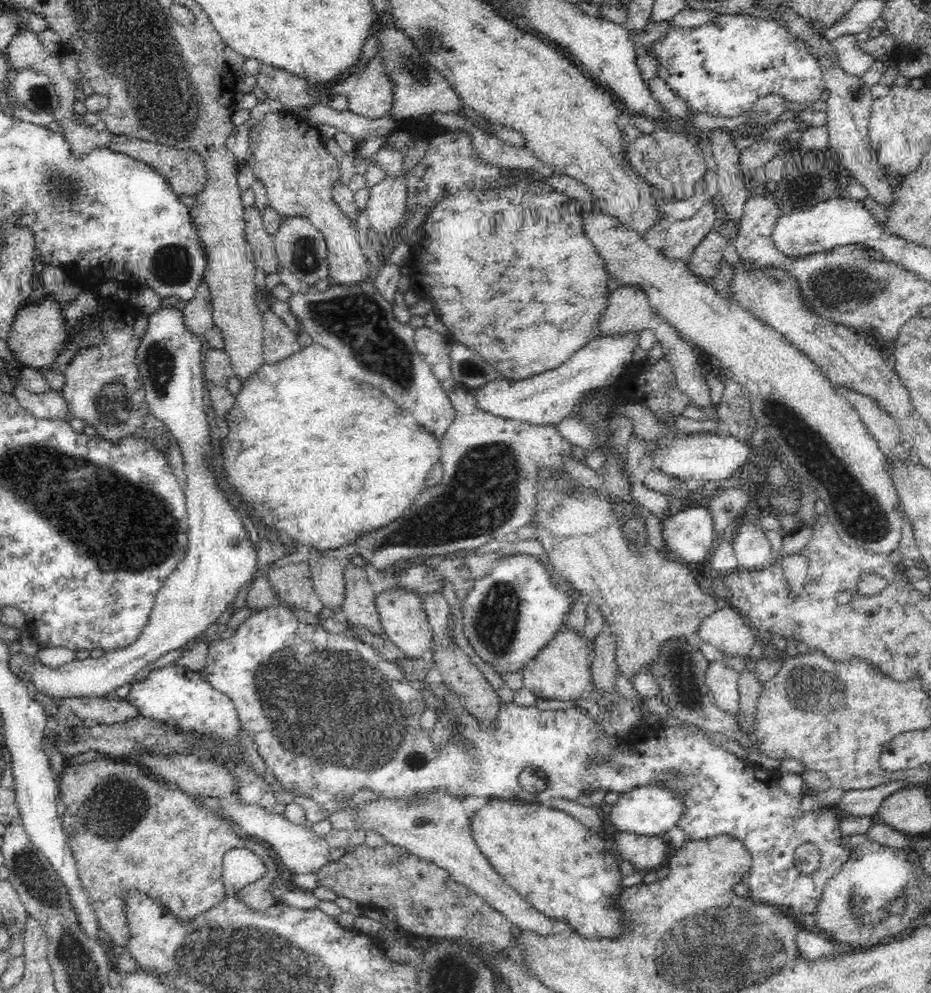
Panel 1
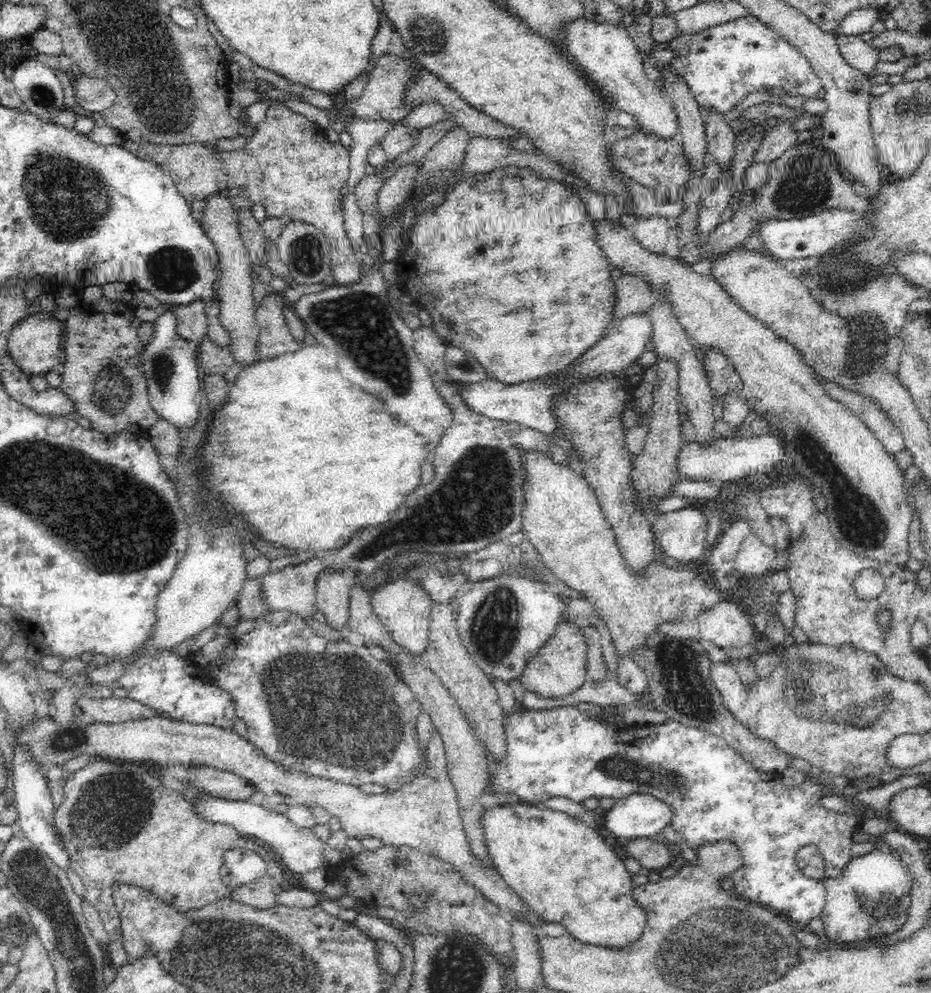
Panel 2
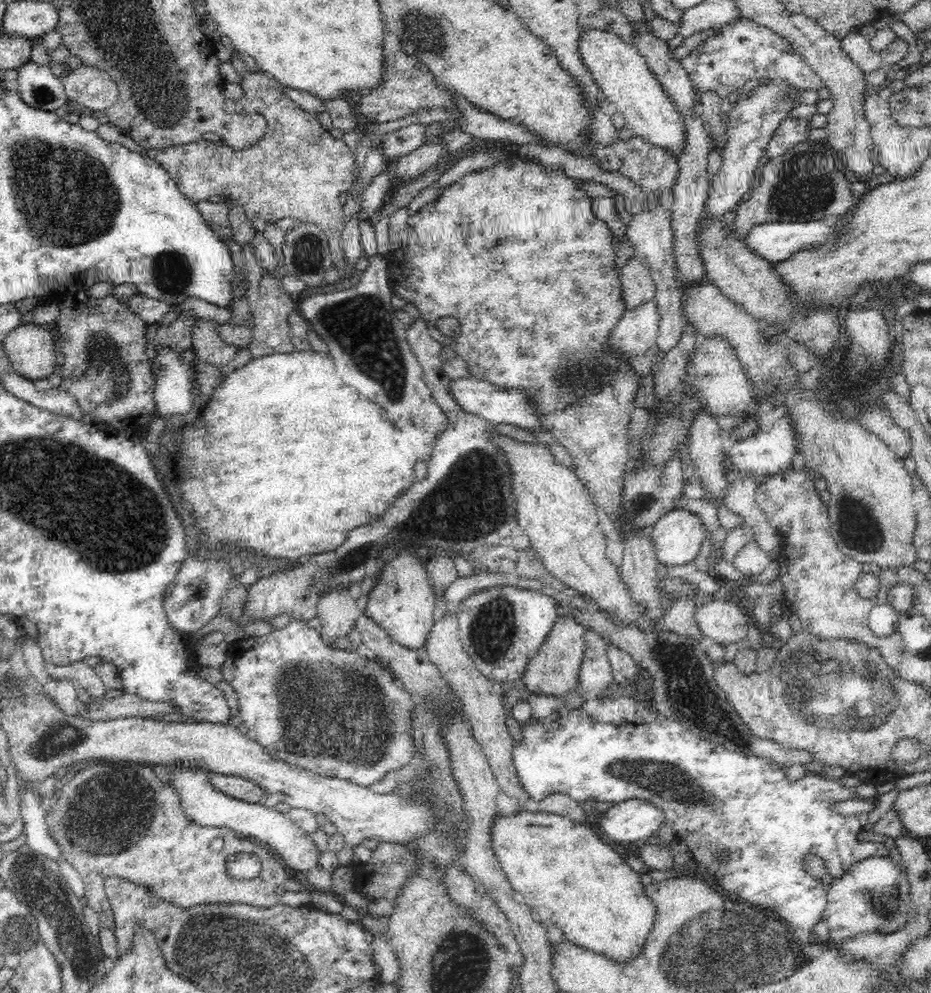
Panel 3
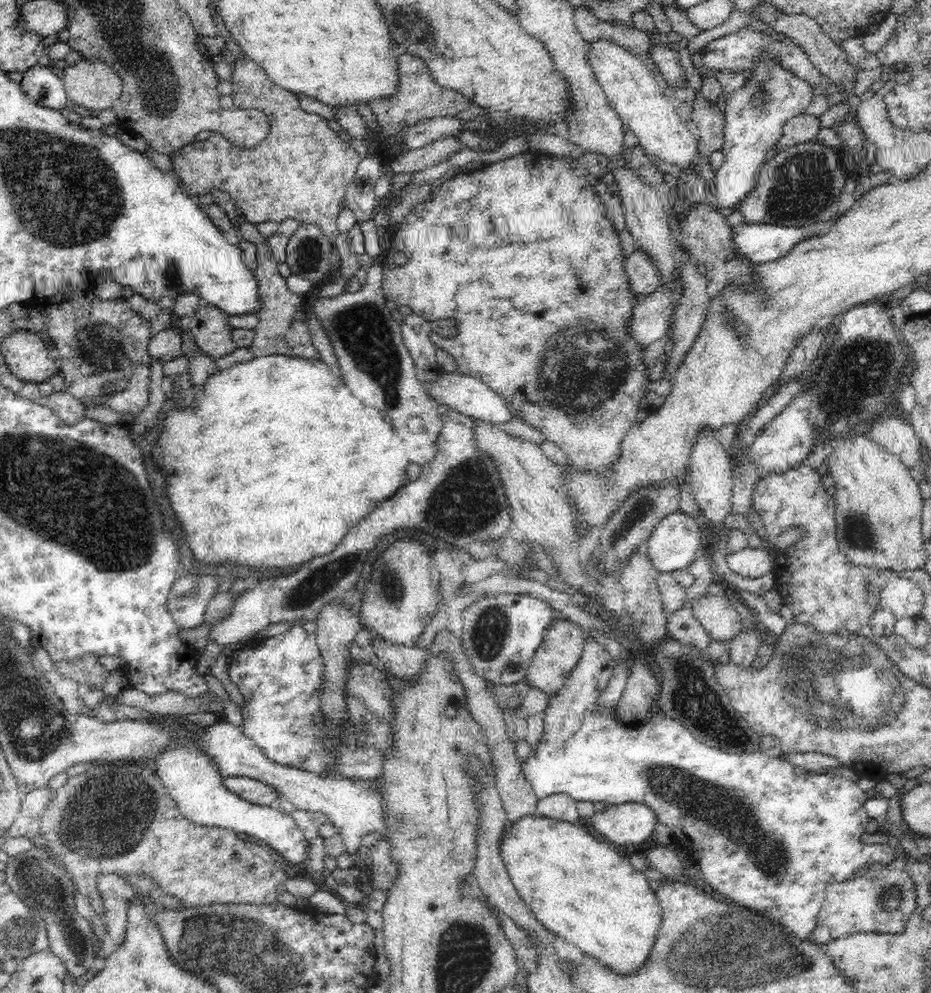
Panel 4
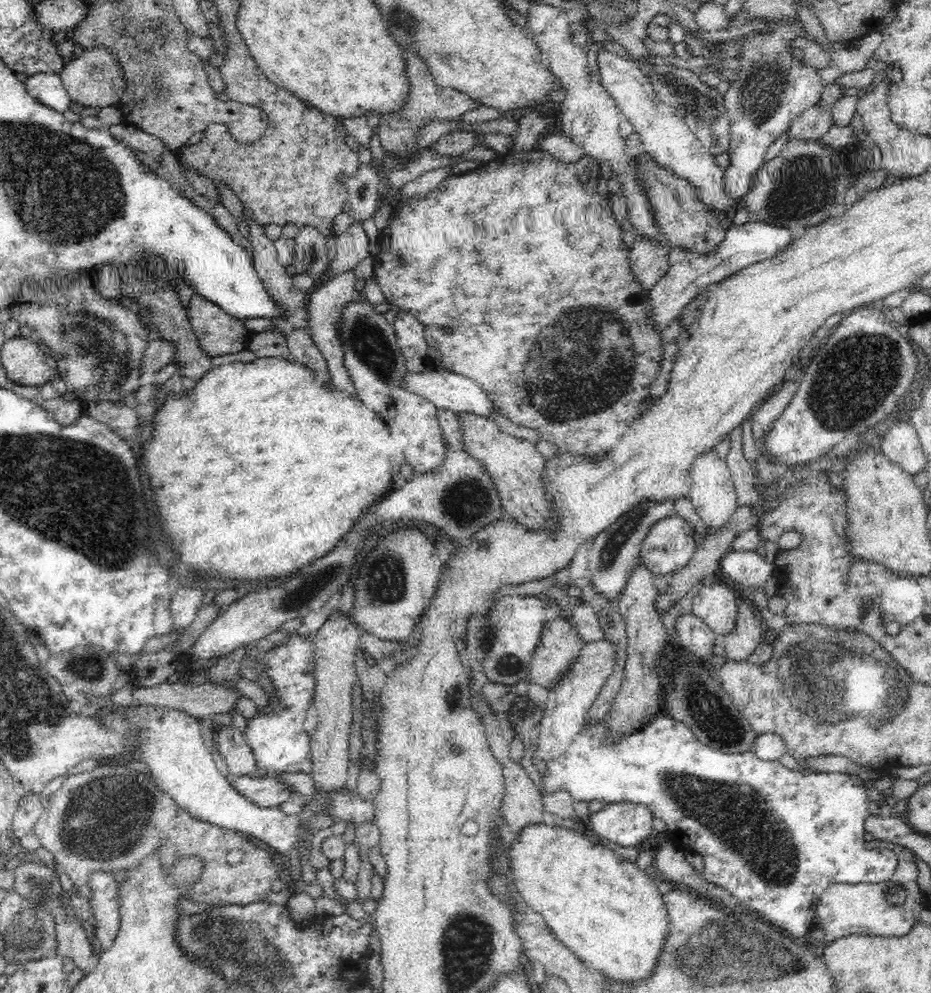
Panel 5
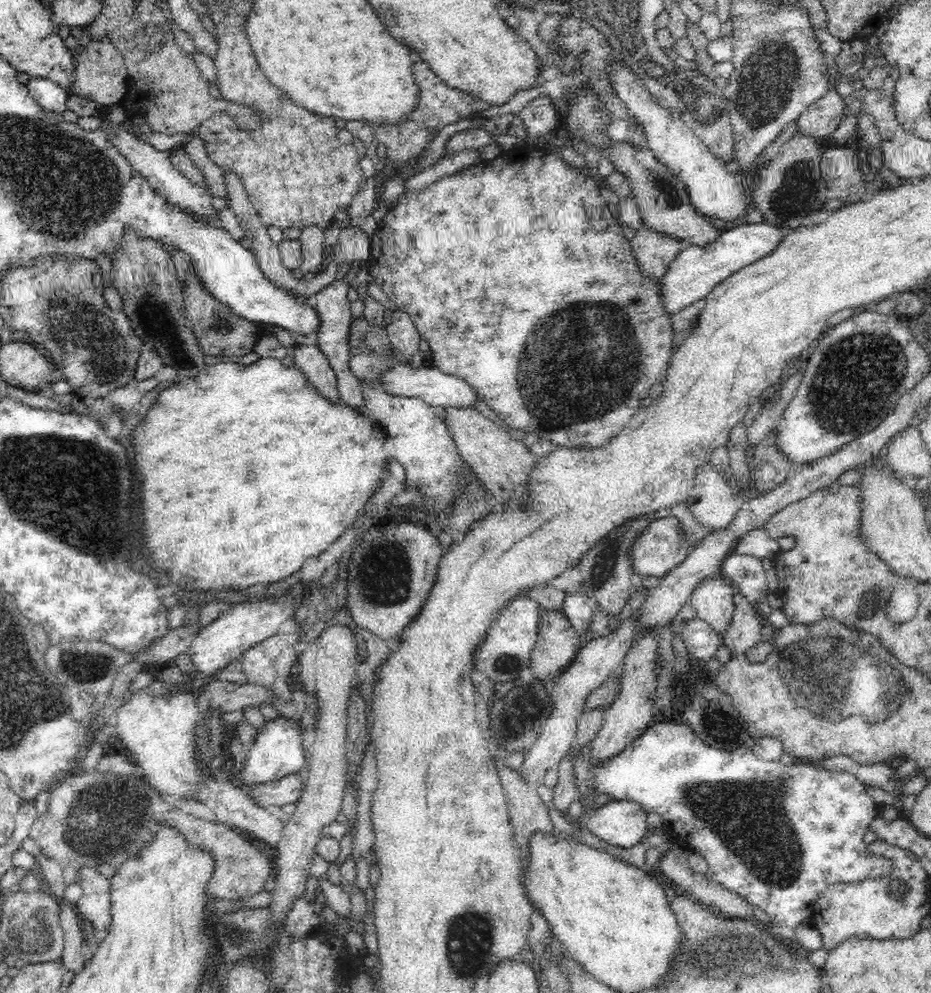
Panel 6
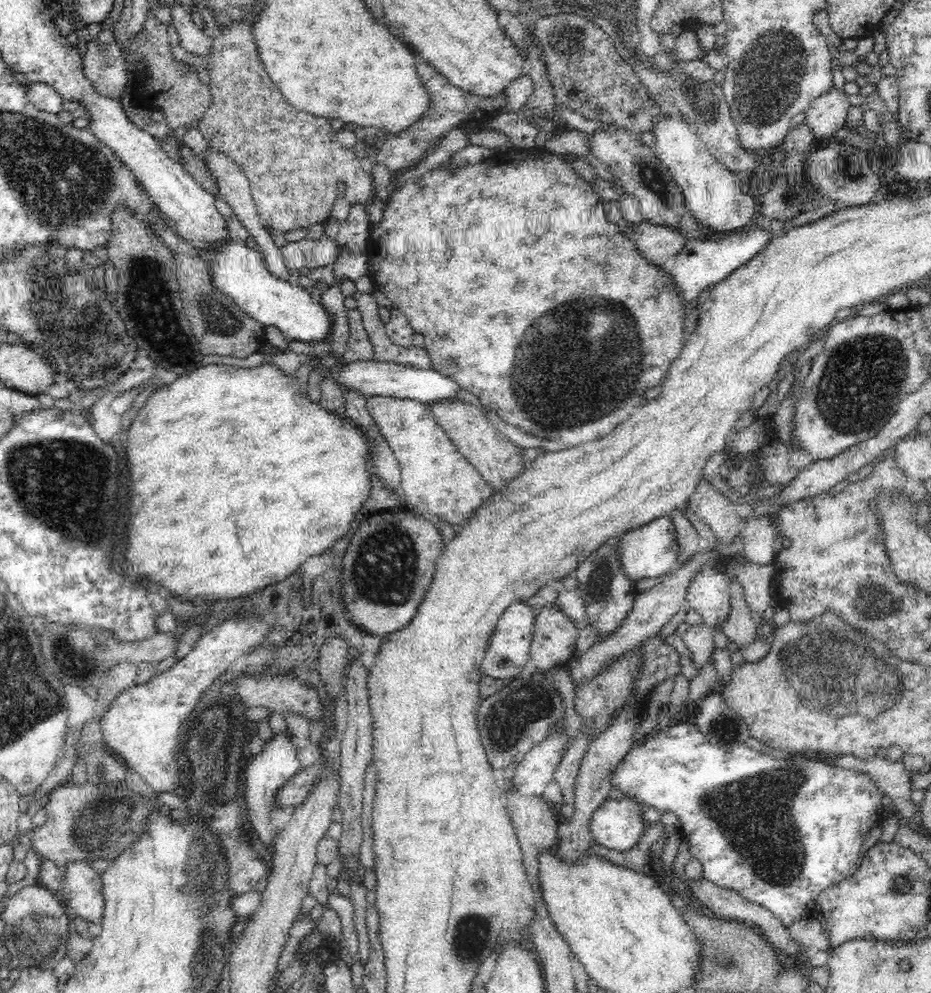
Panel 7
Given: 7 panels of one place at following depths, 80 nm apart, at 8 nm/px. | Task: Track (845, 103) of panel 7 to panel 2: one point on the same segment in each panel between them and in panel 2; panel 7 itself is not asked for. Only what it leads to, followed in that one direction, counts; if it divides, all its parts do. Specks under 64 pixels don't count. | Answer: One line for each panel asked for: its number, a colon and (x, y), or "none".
2: (783, 137)
3: (791, 131)
4: (803, 128)
5: (814, 122)
6: (820, 119)

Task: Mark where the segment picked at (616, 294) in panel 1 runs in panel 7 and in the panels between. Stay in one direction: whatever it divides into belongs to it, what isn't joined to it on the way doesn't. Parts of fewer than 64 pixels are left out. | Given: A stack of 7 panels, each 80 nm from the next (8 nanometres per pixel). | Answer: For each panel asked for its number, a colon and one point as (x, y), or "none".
2: (633, 295)
3: (638, 287)
4: (643, 277)
5: (649, 259)
6: (654, 251)
7: (657, 243)

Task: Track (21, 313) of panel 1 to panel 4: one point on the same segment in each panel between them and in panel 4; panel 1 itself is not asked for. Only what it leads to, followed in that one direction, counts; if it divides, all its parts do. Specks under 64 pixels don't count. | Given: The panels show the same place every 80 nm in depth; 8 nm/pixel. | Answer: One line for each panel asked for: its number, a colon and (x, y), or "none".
2: (35, 344)
3: (32, 349)
4: (30, 357)

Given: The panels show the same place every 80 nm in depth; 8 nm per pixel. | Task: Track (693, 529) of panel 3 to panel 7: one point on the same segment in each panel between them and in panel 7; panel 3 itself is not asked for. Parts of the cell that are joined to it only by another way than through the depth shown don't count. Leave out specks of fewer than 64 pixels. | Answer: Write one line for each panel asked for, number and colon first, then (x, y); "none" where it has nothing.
4: (676, 540)
5: (670, 544)
6: (660, 547)
7: (650, 551)

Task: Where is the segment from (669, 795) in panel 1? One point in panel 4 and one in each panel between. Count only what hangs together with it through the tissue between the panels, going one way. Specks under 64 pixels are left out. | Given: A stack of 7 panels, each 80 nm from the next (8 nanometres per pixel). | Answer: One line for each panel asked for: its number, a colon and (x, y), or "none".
2: (641, 815)
3: (631, 820)
4: (632, 823)

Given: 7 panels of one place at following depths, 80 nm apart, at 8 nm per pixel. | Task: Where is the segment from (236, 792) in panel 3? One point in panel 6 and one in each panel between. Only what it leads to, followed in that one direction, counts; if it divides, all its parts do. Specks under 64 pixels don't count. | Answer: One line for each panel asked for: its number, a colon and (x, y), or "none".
4: (256, 792)
5: (267, 792)
6: (288, 789)

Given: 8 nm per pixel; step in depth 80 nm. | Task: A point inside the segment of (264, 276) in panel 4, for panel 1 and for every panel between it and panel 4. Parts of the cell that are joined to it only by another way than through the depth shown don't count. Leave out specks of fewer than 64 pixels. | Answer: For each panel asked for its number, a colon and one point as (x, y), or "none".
1: (279, 341)
2: (275, 339)
3: (270, 323)

